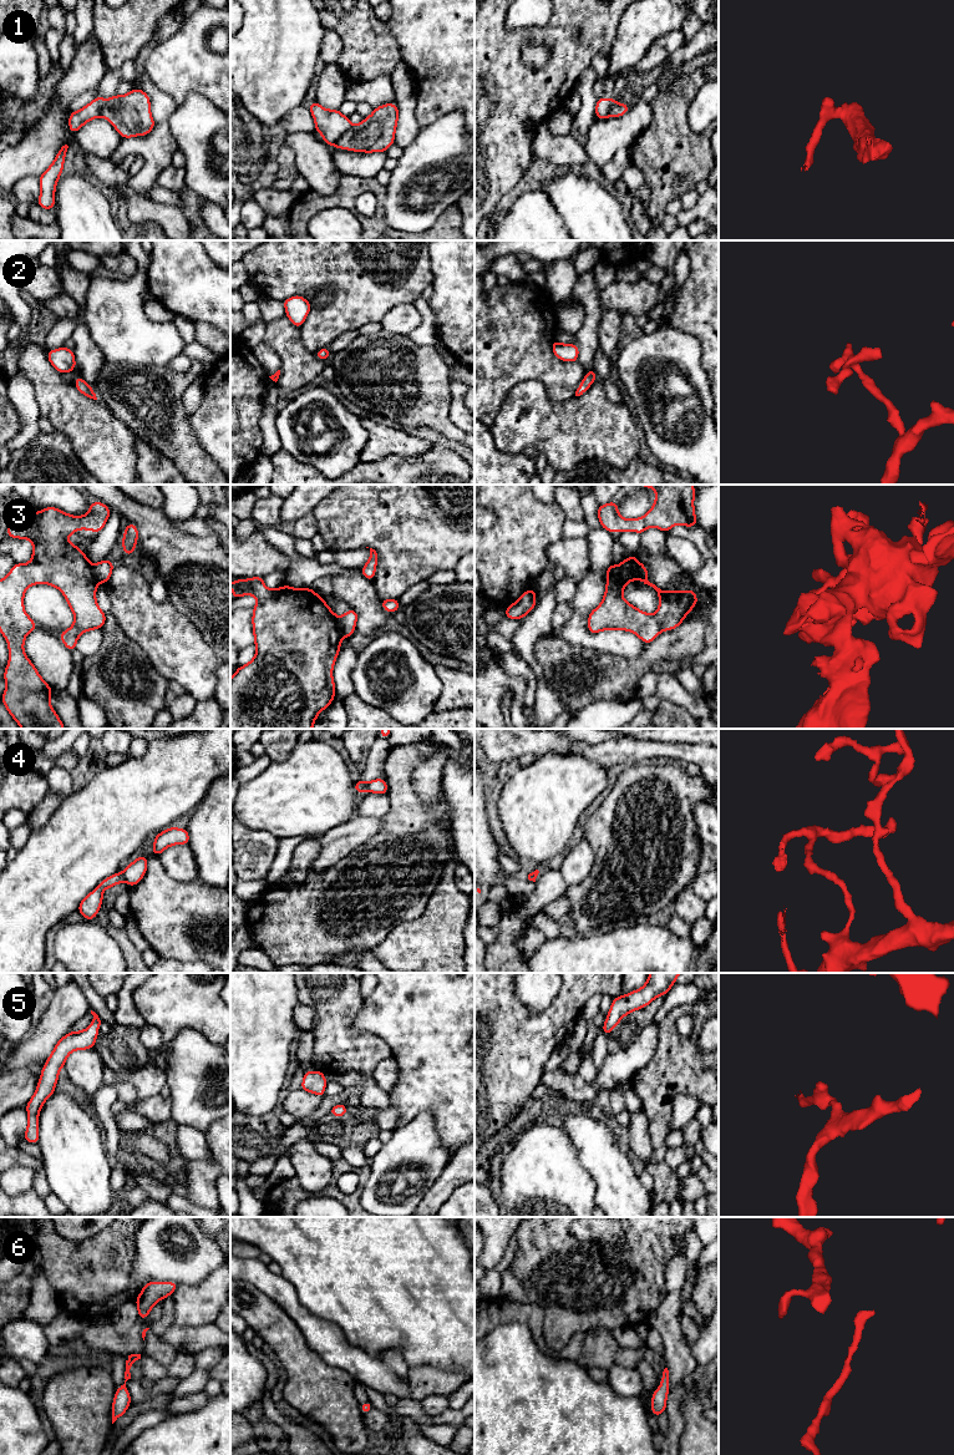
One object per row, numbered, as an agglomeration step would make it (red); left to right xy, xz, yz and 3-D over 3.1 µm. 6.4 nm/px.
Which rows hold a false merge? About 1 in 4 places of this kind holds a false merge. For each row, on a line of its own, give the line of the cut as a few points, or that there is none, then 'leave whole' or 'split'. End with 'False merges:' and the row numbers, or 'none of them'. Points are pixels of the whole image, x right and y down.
1: cut in xz along (353, 126), (333, 145); split
2: no cut; leave whole
3: cut in xz along (336, 618), (339, 632), (343, 635); split
4: cut in xz along (368, 782), (365, 790); split
5: no cut; leave whole
6: no cut; leave whole
False merges: 1, 3, 4

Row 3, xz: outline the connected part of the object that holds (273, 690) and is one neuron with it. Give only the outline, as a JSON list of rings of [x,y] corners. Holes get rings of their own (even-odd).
[[[262,577],[233,581],[230,588],[233,589],[233,600],[242,595],[255,595],[258,600],[253,607],[252,618],[254,644],[257,647],[255,656],[247,665],[238,666],[235,674],[230,678],[230,729],[313,729],[318,715],[326,709],[335,698],[333,668],[342,642],[336,614],[328,607],[324,598],[318,595],[311,588],[296,589],[285,584],[278,589],[268,589]]]

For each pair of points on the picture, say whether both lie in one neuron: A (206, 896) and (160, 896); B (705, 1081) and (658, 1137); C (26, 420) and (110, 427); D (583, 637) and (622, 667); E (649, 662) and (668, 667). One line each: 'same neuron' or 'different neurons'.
A: same neuron
B: same neuron
C: different neurons
D: different neurons
E: different neurons

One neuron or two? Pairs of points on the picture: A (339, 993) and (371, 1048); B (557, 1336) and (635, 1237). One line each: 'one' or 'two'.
A: one
B: one

